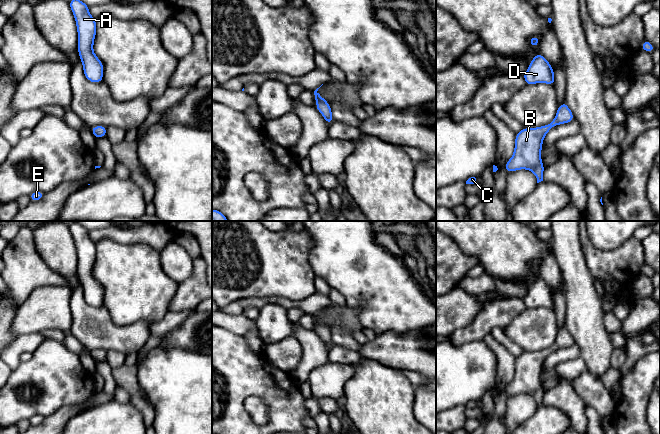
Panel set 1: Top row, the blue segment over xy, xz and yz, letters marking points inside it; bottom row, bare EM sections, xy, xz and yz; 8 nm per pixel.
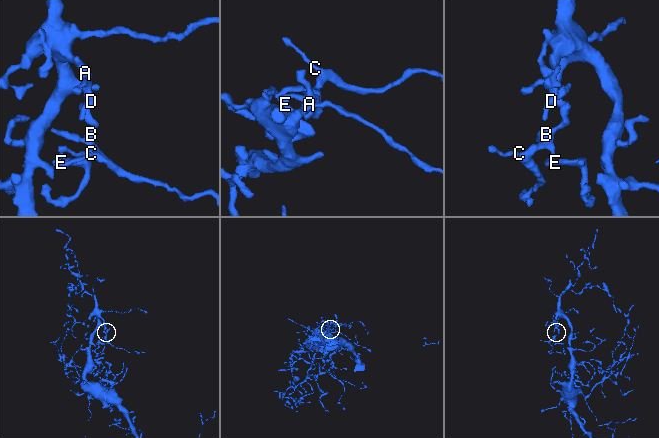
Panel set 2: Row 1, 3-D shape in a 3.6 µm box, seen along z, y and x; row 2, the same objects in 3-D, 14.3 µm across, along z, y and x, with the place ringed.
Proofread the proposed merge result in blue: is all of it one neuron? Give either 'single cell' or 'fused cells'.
single cell

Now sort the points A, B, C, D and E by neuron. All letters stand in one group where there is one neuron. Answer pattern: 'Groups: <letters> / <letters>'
Groups: A B C D E

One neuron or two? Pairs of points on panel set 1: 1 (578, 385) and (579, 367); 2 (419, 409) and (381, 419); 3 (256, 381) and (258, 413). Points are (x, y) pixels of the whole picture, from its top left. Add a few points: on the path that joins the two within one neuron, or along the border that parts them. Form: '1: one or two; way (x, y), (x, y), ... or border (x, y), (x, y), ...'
1: two; border (586, 370), (568, 380)
2: two; border (414, 388), (413, 415), (421, 423)
3: two; border (243, 400), (259, 396), (269, 416)

